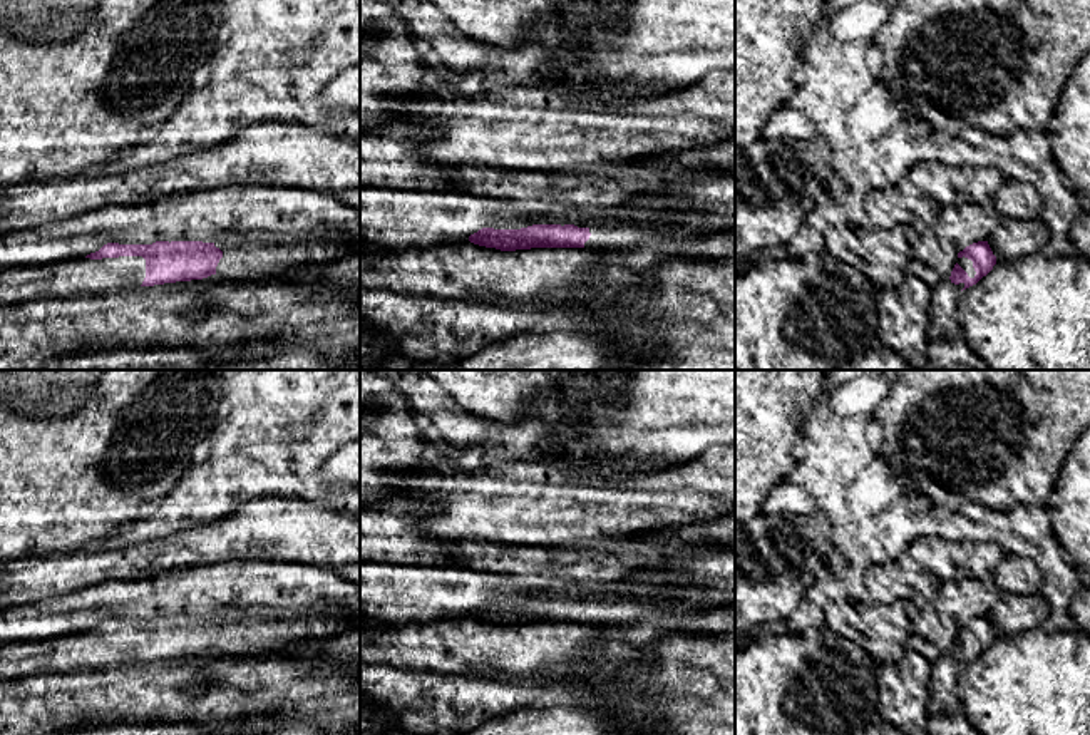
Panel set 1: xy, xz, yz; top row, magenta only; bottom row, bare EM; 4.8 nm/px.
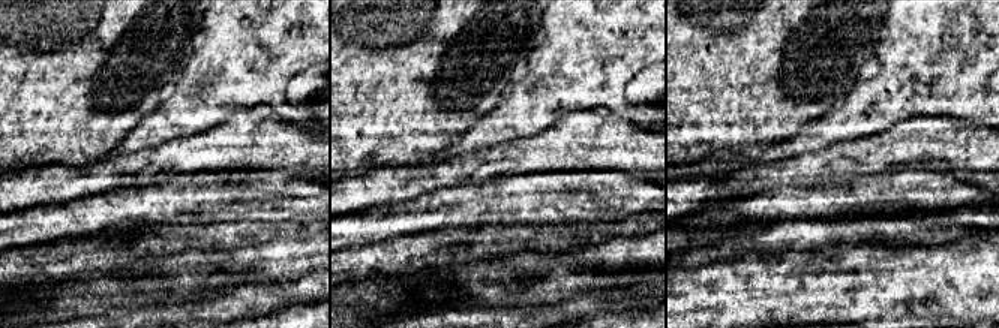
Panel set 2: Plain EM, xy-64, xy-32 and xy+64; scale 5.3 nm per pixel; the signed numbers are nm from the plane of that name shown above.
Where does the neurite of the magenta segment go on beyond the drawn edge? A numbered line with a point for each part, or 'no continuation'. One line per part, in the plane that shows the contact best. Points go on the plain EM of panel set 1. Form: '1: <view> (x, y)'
1: xy (250, 633)
2: xy (71, 653)

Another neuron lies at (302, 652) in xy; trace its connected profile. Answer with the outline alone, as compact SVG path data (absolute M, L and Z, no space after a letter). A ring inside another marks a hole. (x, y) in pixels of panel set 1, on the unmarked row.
M360 628L345 630L328 640L300 641L280 651L303 665L316 663L360 663Z

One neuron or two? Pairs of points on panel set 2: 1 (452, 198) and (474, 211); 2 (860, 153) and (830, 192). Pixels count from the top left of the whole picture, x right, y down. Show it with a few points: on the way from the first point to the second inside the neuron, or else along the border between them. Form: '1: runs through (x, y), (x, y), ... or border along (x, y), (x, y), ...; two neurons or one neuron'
1: runs through (458, 202), (468, 205); one neuron
2: border along (857, 177), (830, 184); two neurons

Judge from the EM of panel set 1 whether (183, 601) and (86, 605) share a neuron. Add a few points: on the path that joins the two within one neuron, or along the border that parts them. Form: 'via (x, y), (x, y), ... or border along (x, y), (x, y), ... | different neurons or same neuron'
via (159, 600), (109, 600) | same neuron

